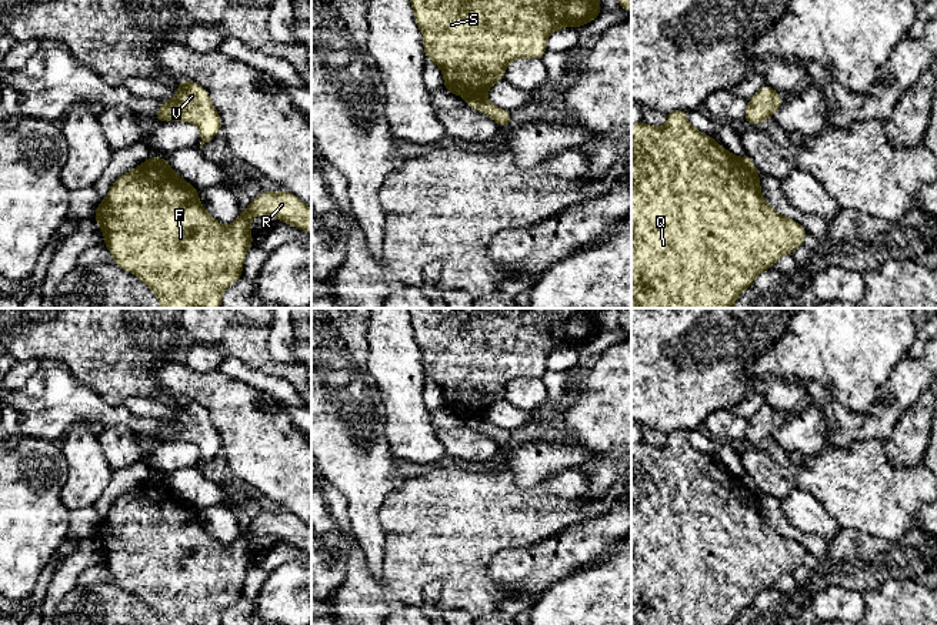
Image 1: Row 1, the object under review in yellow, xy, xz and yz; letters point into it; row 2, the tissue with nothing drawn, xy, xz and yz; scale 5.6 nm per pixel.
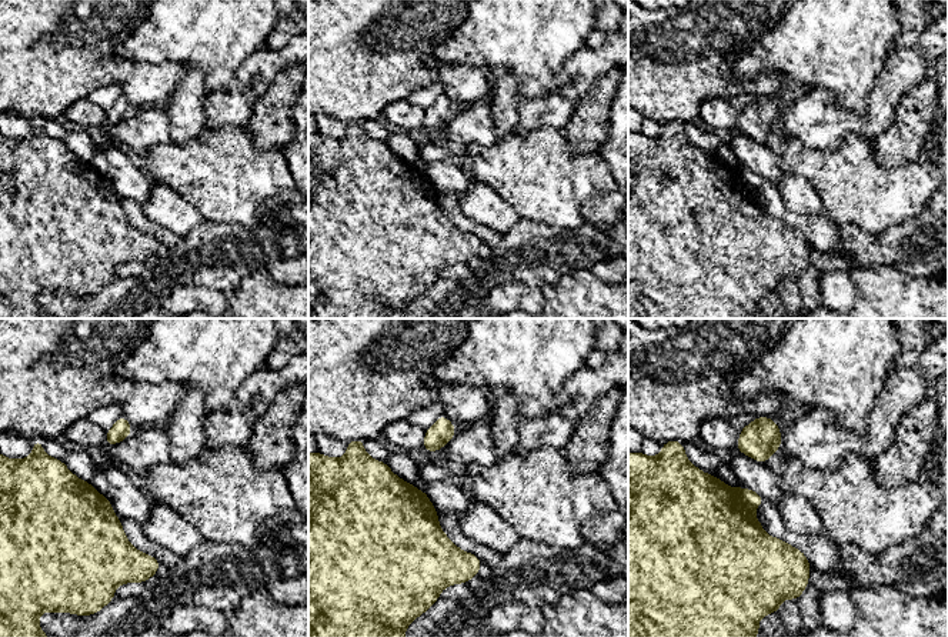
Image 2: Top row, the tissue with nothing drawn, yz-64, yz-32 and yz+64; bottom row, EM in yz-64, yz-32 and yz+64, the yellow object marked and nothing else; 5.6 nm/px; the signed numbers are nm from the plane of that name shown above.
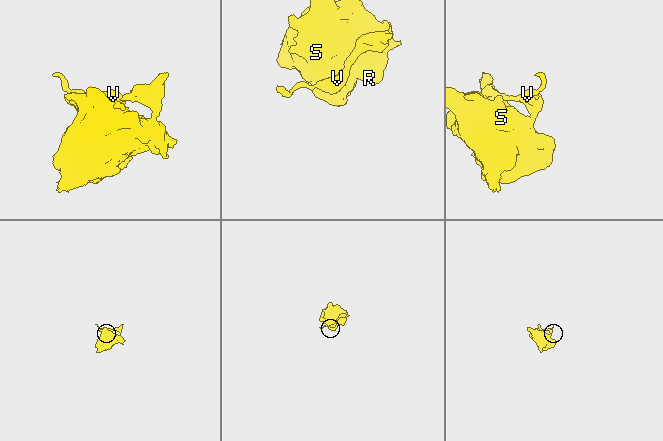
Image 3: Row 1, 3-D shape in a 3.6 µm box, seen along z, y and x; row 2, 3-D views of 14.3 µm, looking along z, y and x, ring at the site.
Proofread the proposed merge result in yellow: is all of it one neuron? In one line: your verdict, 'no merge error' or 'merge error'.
merge error

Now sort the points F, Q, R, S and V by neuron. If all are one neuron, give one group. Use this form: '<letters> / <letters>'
F Q R S / V

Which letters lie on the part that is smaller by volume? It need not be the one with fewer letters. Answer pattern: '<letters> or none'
V

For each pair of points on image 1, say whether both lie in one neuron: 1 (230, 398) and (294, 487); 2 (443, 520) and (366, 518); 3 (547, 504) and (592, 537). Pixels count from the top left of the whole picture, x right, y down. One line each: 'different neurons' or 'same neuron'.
1: same neuron
2: different neurons
3: different neurons

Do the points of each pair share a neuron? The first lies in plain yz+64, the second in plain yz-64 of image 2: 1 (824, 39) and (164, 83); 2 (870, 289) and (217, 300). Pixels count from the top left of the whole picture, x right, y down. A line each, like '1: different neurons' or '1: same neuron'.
1: different neurons
2: different neurons

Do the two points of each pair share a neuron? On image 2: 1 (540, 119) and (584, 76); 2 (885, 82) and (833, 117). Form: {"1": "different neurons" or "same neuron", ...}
{"1": "same neuron", "2": "same neuron"}

